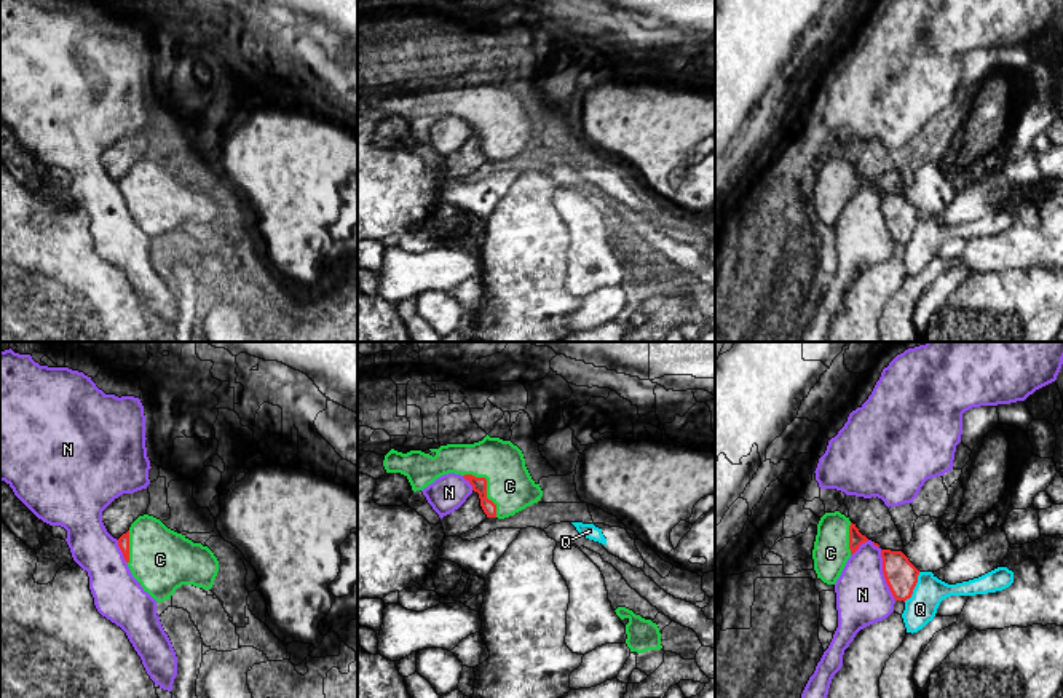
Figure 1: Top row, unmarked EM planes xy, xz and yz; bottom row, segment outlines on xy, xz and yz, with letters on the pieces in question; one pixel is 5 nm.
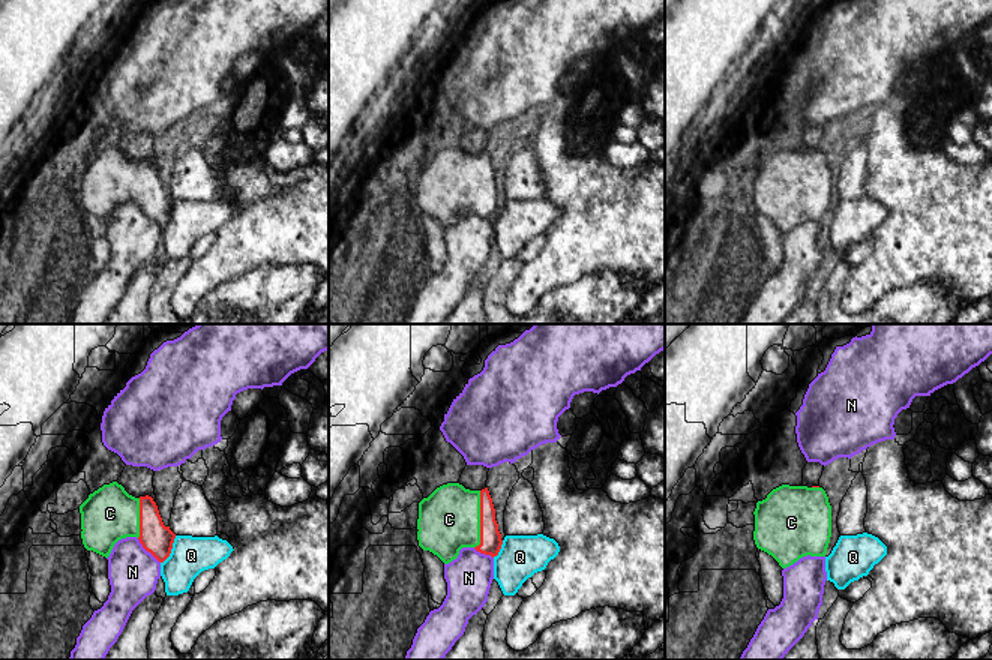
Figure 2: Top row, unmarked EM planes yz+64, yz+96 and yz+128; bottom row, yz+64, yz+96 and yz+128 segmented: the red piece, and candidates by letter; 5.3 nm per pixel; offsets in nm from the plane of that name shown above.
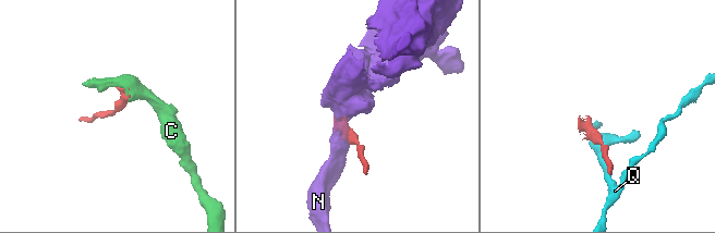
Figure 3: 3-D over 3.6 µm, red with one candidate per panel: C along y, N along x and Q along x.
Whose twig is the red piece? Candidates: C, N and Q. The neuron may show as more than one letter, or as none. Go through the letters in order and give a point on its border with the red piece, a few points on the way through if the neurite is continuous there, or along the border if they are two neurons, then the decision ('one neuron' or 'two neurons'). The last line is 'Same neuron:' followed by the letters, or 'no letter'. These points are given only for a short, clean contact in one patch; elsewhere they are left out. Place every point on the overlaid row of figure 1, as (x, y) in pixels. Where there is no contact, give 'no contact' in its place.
C: xz (486, 487) | across xz (479, 484), (486, 487), (509, 486) | one neuron
N: yz (883, 571) | along yz (872, 542), (880, 550), (881, 572), (896, 599) | two neurons
Q: yz (913, 588) | two neurons
Same neuron: C

